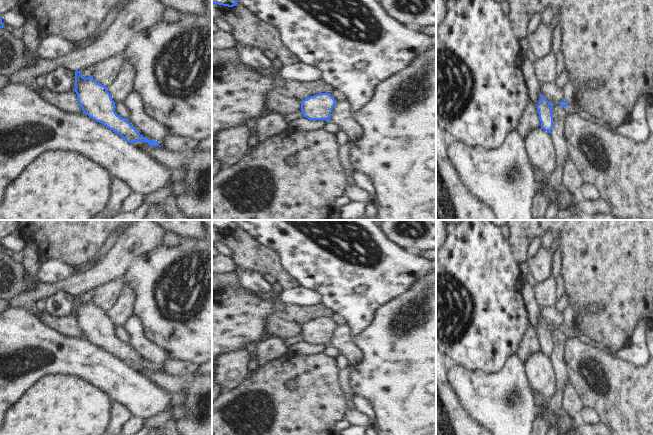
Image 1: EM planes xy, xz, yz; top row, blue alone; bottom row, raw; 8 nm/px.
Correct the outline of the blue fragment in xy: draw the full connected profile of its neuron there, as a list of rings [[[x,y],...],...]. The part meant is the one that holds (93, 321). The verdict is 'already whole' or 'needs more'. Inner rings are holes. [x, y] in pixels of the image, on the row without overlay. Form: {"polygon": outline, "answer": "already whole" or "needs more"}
{"polygon": [[[75,295],[74,315],[77,318],[77,324],[83,337],[113,354],[125,365],[131,368],[140,365],[161,371],[157,365],[141,360],[127,343],[121,342],[115,336],[115,326],[107,315],[107,311],[95,305],[91,299],[84,302],[81,299],[81,295]]], "answer": "already whole"}

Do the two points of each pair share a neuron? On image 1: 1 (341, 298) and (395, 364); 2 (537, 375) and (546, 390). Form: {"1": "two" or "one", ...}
{"1": "two", "2": "one"}

